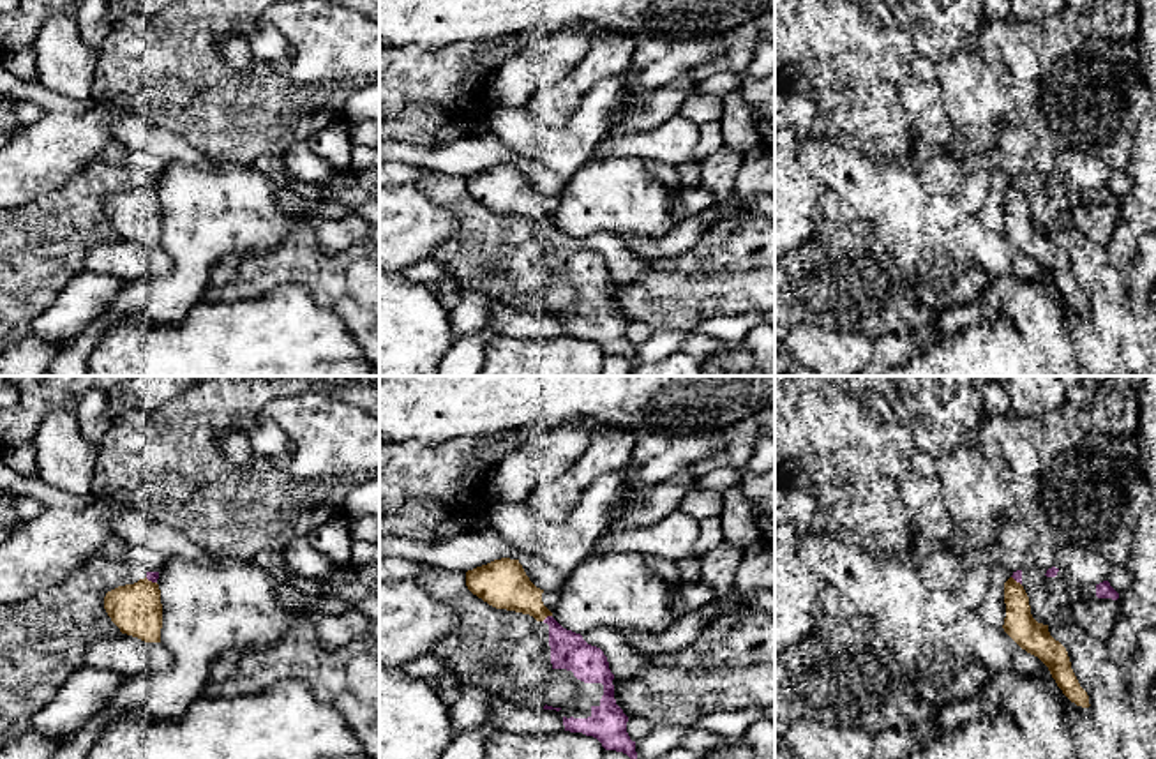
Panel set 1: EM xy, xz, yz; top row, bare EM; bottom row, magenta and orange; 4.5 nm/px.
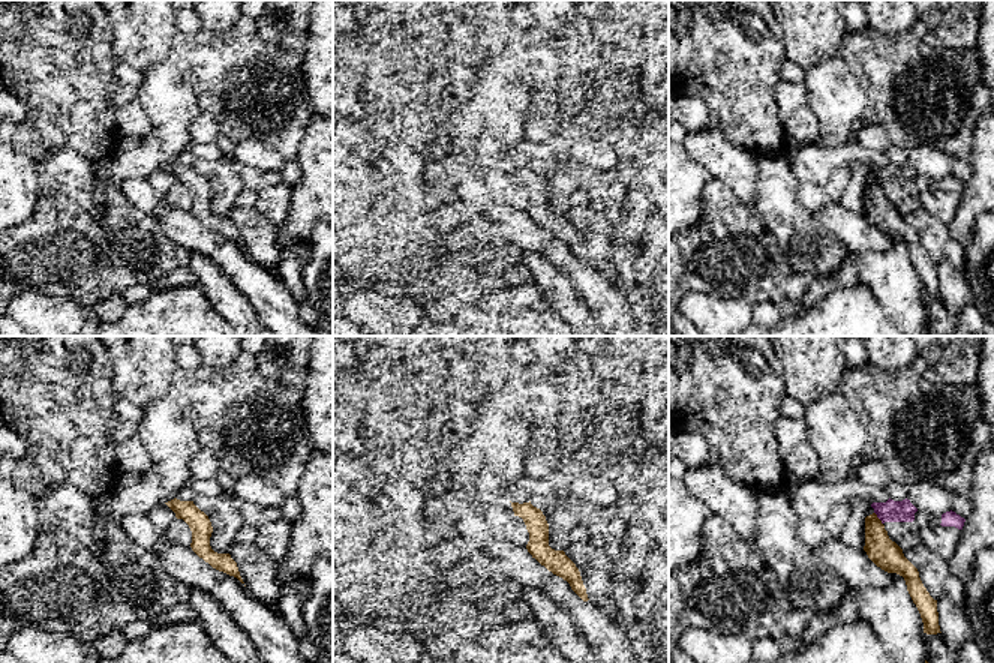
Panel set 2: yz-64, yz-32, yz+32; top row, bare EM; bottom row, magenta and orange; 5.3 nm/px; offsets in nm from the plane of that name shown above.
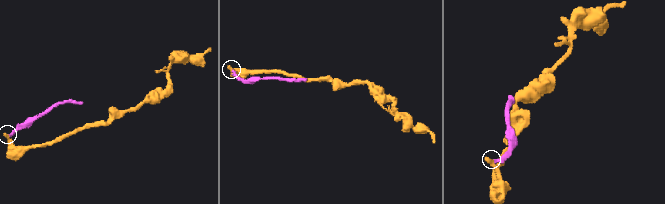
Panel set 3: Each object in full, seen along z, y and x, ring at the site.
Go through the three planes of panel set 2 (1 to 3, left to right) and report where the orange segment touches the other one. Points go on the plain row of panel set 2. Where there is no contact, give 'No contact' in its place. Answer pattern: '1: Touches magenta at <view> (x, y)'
1: No contact
2: No contact
3: Touches magenta at yz+32 (877, 180)

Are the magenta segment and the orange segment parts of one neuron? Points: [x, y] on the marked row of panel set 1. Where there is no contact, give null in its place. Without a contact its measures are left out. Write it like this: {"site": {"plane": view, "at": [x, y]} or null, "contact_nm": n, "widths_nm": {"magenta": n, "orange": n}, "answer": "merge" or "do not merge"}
{"site": {"plane": "xz", "at": [547, 616]}, "contact_nm": 50, "widths_nm": {"magenta": 170, "orange": 220}, "answer": "do not merge"}

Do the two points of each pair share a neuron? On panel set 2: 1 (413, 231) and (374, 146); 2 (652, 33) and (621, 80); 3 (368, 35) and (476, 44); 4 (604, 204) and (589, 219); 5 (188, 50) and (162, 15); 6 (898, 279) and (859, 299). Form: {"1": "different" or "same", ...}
{"1": "same", "2": "different", "3": "different", "4": "different", "5": "different", "6": "different"}

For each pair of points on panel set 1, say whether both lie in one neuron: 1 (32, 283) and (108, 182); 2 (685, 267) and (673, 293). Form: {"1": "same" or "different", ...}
{"1": "same", "2": "different"}

